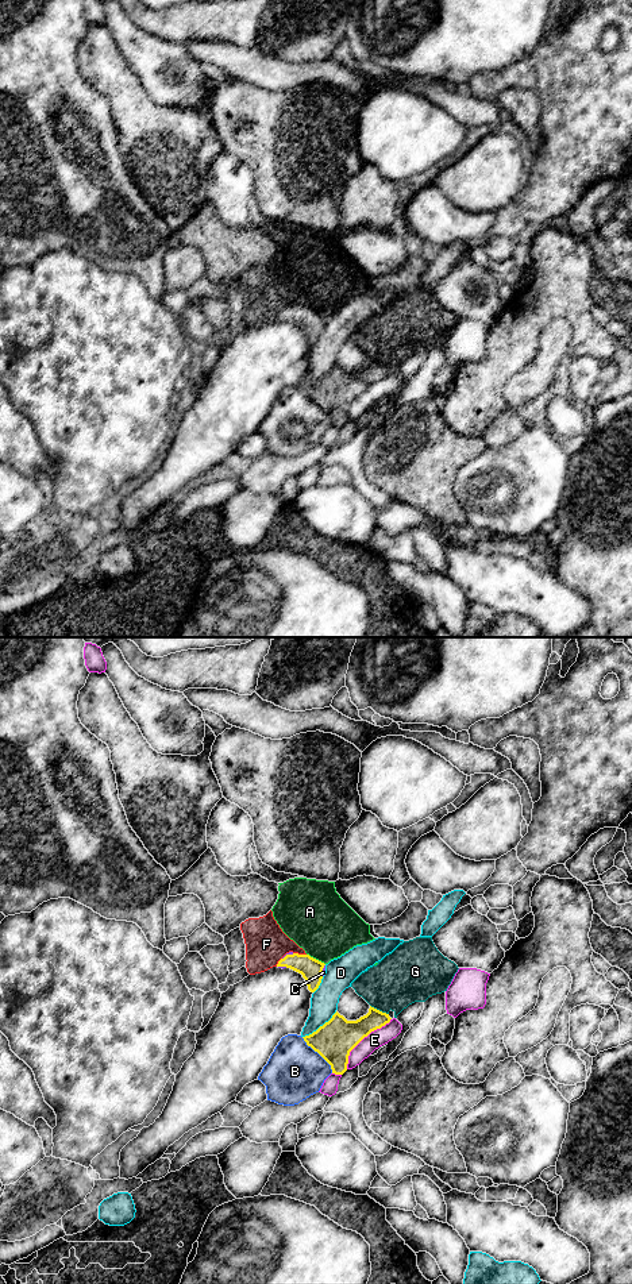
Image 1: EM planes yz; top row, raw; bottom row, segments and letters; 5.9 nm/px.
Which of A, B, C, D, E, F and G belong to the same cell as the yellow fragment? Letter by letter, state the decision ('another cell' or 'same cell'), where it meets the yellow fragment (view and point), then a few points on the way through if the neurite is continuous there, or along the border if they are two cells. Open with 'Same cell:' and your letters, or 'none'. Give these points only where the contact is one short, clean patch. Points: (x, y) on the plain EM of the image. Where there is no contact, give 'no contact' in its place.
Same cell: C
A: another cell; meets yellow in yz at (315, 311)
B: another cell; meets yellow in yz at (319, 405)
C: same cell; meets yellow in yz at (322, 323)
D: another cell; meets yellow in yz at (320, 378)
E: another cell; meets yellow in yz at (362, 390)
F: another cell; meets yellow in yz at (300, 307); border along yz (293, 304), (305, 307)
G: another cell; meets yellow in yz at (378, 362)

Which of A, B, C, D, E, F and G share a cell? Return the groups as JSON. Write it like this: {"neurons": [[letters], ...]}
{"neurons": [["A", "F", "G"], ["B"], ["C"], ["D"], ["E"]]}

